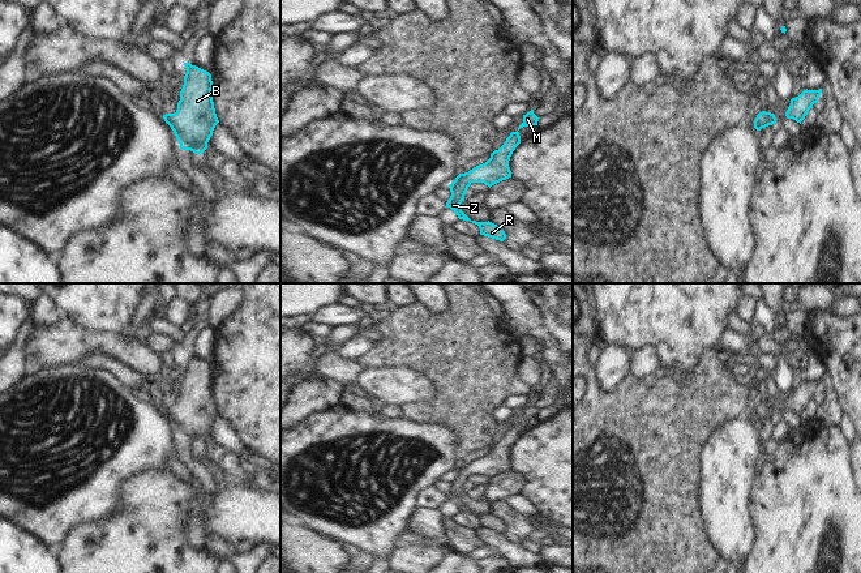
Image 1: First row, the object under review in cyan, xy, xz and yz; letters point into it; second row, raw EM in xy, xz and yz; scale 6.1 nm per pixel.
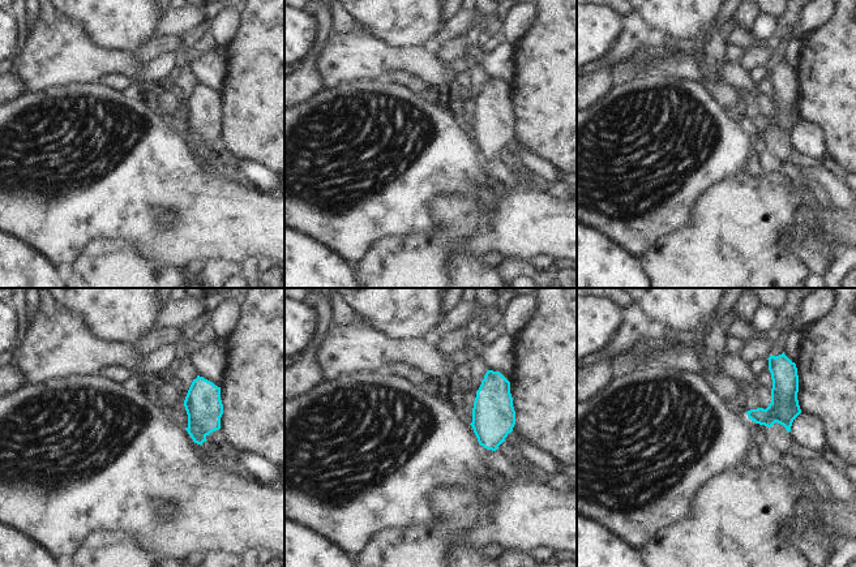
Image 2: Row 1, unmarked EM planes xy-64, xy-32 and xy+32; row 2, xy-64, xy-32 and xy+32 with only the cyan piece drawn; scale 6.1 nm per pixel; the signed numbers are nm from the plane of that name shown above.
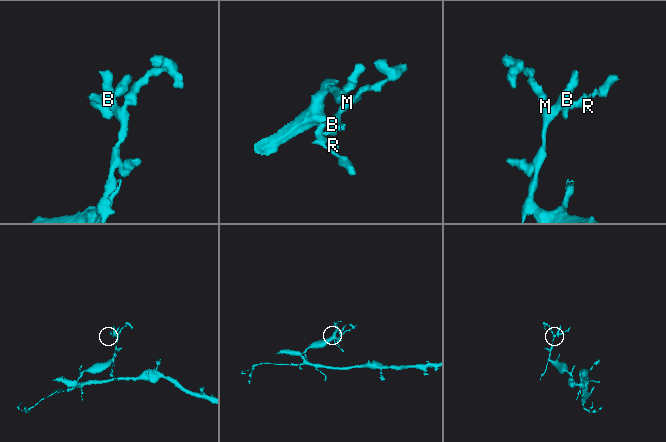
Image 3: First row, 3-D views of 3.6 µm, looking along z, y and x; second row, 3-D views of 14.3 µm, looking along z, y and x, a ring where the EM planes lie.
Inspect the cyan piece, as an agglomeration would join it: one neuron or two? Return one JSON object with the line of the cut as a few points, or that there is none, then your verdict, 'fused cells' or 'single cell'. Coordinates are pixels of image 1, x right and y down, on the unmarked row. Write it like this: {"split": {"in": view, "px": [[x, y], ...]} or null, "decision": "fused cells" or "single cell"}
{"split": null, "decision": "single cell"}

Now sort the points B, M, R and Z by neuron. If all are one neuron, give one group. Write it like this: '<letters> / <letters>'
B M R Z

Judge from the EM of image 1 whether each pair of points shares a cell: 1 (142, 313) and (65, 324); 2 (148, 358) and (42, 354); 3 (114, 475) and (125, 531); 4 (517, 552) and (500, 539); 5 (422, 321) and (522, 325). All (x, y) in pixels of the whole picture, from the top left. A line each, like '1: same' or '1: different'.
1: different
2: same
3: different
4: same
5: different

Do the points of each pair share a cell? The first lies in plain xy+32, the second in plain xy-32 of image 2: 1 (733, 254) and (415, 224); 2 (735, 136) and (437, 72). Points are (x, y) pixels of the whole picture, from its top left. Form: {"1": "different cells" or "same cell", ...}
{"1": "different cells", "2": "different cells"}

